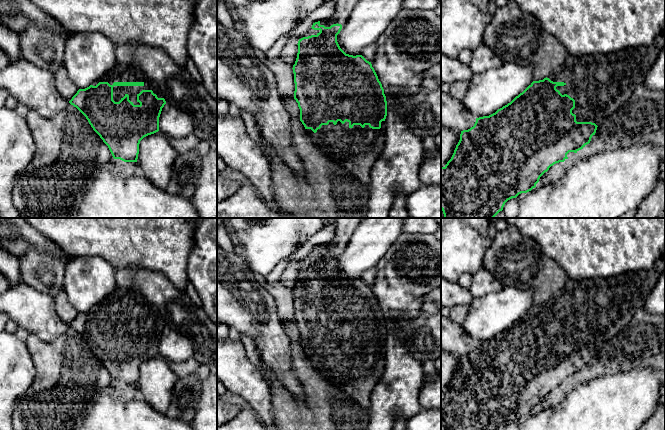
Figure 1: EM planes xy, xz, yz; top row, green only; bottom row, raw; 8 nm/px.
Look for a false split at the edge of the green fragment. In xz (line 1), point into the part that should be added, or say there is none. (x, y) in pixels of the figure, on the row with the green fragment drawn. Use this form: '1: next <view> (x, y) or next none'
1: next xz (357, 148)

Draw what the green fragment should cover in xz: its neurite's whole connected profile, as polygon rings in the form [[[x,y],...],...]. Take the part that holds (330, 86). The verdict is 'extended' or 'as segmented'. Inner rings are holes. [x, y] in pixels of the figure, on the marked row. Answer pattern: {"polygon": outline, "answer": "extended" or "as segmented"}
{"polygon": [[[320,21],[313,23],[312,29],[319,30],[316,35],[303,37],[298,41],[298,53],[294,73],[294,99],[300,109],[300,121],[313,143],[330,159],[343,164],[367,188],[370,184],[370,173],[373,164],[381,156],[385,145],[385,119],[387,101],[384,89],[378,76],[362,55],[346,54],[337,42],[337,35],[342,29],[341,24],[325,27]]], "answer": "extended"}

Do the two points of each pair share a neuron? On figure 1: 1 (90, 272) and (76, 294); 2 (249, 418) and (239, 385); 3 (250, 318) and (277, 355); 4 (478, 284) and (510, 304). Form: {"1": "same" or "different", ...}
{"1": "same", "2": "different", "3": "same", "4": "different"}

